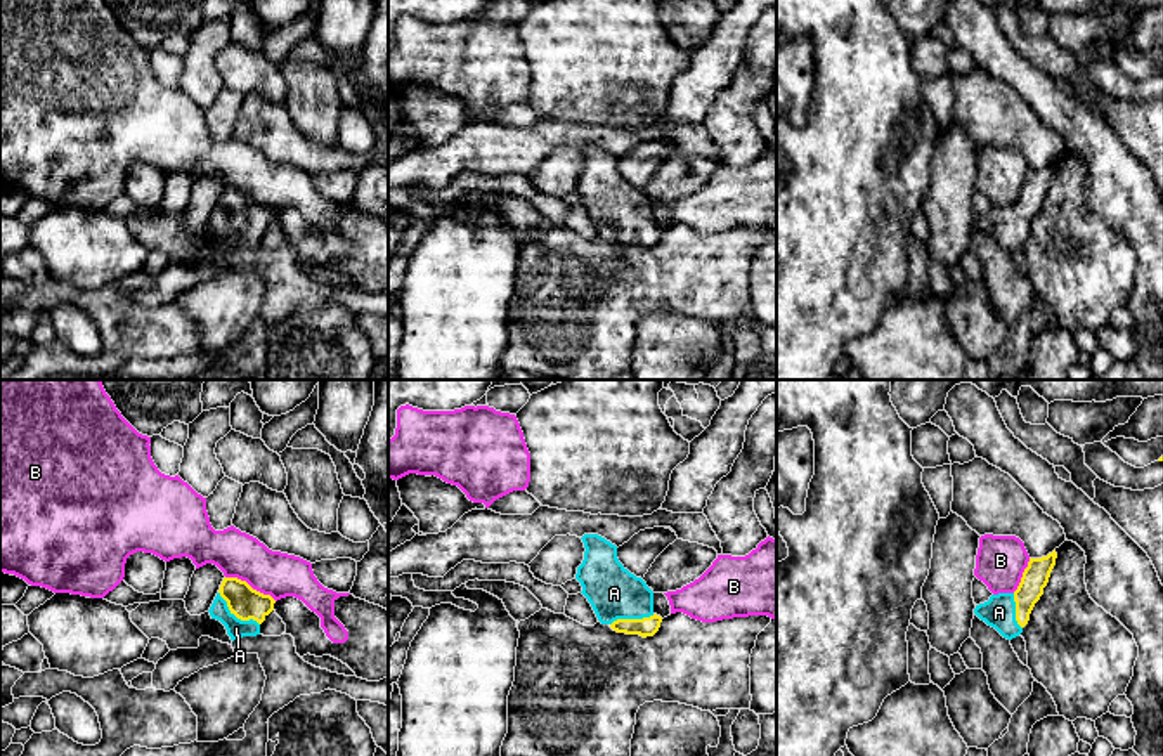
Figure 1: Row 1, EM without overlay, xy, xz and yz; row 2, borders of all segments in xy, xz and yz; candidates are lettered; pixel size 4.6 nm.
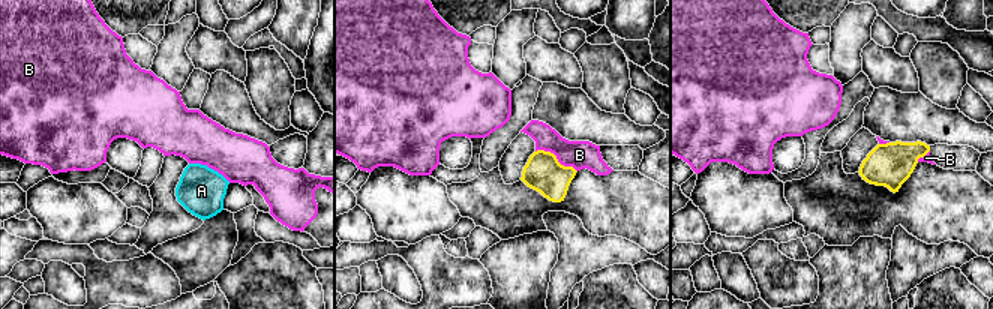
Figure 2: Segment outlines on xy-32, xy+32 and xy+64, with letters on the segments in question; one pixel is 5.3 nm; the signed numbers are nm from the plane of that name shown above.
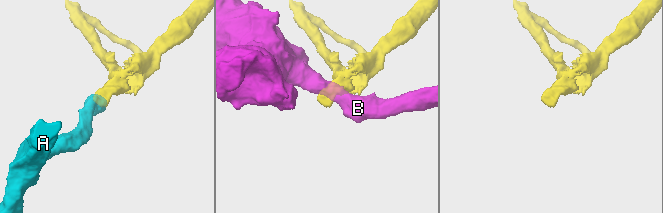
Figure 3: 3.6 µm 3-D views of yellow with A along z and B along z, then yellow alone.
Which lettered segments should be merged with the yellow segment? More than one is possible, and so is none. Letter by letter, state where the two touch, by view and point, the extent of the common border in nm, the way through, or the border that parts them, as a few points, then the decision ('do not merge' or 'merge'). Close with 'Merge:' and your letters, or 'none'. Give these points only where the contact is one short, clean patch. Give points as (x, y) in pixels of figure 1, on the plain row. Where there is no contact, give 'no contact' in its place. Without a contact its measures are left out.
A: contact xy (236, 228); length 240 nm; way xy (245, 214), (236, 228), (236, 240); merge
B: contact xy (250, 198); length 260 nm; border xy (226, 188), (245, 191), (276, 212); do not merge
Merge: A

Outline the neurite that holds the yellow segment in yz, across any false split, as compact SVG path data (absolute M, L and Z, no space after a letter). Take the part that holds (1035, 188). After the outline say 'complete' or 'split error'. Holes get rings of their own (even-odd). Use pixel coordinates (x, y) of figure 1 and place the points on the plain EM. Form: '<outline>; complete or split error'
M1056 161L1047 168L1030 170L1017 201L1014 205L991 206L988 213L976 217L974 225L1004 250L1019 248L1030 232L1035 215L1043 206L1056 170Z; split error

